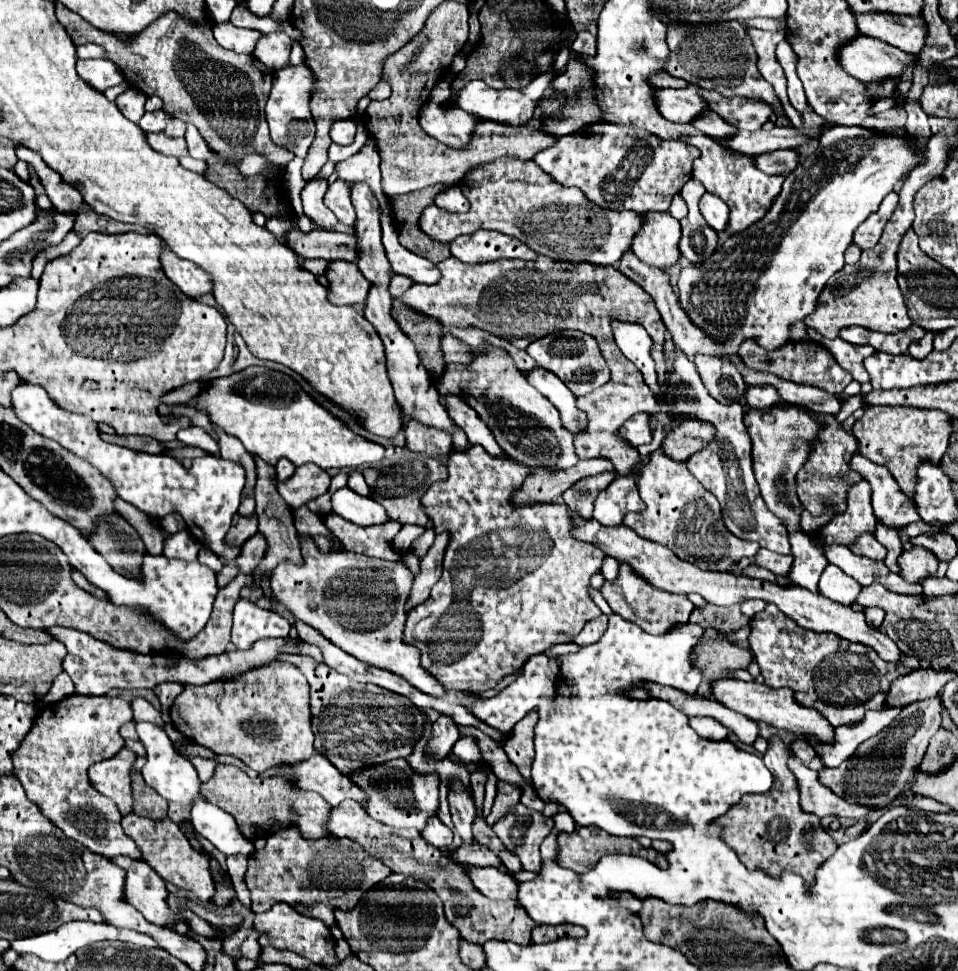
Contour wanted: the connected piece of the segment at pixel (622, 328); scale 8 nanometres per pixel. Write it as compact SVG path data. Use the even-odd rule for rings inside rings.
M614 323L614 339L620 351L640 369L640 373L644 375L644 381L658 393L654 359L650 355L652 339L644 331L644 327L632 325L632 323Z

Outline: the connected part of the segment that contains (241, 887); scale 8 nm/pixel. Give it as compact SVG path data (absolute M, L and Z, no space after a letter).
M230 855L228 861L226 861L226 869L228 869L228 875L232 877L232 883L234 883L234 889L238 893L238 901L250 909L250 897L248 897L248 891L246 891L246 885L244 885L244 873L246 873L246 863L248 863L248 857L244 855Z

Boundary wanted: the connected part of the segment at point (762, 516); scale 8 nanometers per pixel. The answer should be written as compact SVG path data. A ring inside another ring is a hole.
M696 383L696 397L676 399L674 403L664 401L662 411L678 413L682 417L696 417L696 419L712 421L716 427L724 427L718 439L710 447L694 453L688 459L690 471L694 471L694 477L698 477L698 481L720 501L722 517L730 533L734 533L736 537L744 541L756 541L760 543L760 547L768 551L776 551L784 555L790 553L786 527L782 527L778 517L768 511L766 503L762 501L762 495L758 493L758 483L754 479L752 459L750 459L750 437L742 423L742 413L744 413L742 405L740 403L724 405L716 401L702 383Z

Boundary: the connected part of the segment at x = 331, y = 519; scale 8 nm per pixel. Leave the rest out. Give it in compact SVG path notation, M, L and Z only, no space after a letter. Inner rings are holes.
M334 513L324 517L324 523L328 529L342 541L342 547L346 551L366 553L380 559L404 559L412 573L418 573L418 557L402 557L400 553L394 553L390 549L390 541L394 535L402 529L398 521L388 521L382 525L370 525L370 527L358 527Z

